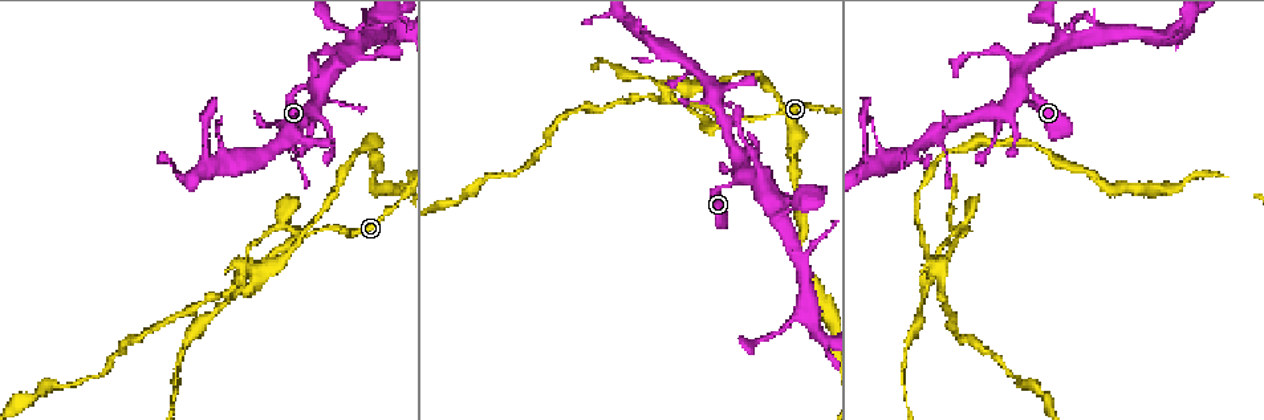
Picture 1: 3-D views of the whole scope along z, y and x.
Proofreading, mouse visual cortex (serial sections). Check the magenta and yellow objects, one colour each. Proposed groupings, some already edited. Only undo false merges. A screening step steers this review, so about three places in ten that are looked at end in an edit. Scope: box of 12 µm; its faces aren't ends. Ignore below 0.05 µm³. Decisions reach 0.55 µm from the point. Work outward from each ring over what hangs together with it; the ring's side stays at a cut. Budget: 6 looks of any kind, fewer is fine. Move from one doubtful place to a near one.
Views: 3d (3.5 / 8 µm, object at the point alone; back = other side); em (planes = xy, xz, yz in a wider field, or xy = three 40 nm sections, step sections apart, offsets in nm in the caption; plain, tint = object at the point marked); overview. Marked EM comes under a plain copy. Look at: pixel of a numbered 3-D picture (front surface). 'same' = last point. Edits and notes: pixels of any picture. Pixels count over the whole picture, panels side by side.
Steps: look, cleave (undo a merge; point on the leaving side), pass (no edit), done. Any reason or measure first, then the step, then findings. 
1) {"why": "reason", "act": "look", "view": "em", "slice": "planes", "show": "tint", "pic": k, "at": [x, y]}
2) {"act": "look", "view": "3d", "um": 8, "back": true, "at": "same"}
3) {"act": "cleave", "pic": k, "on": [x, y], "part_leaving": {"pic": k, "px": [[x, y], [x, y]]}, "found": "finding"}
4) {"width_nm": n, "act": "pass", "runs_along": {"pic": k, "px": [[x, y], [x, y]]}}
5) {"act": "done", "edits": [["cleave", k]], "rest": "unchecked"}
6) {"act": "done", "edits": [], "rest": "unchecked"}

{"why": "narrows sharply", "act": "look", "view": "em", "slice": "xy", "step": 5, "show": "tint", "pic": 1, "at": [1020, 85]}

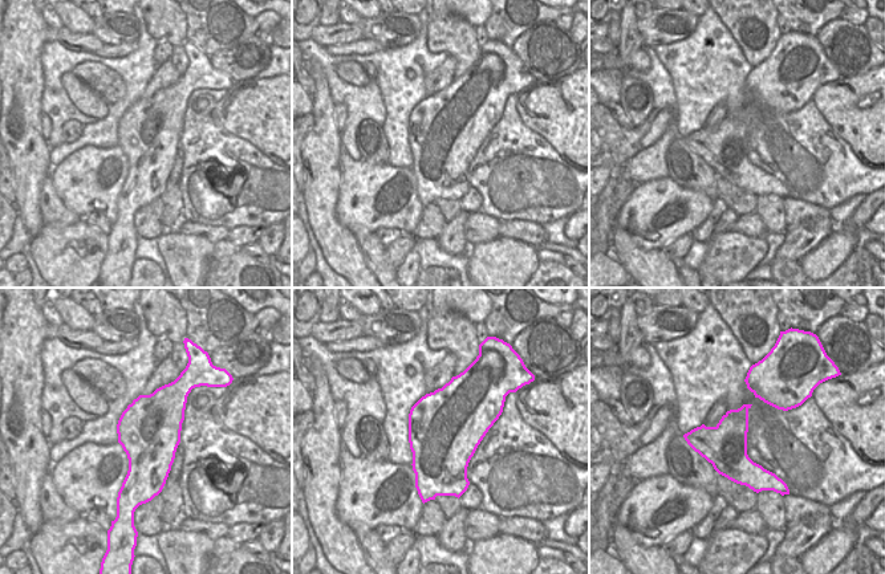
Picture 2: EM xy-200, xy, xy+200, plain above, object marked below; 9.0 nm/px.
{"why": "see where the arms go", "act": "look", "view": "3d", "um": 3.5, "at": "same"}

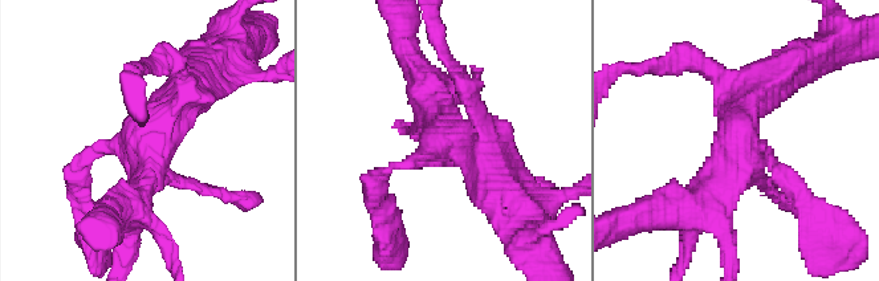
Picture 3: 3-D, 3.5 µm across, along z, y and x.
{"act": "pass", "runs_along": {"pic": 3, "px": [[77, 179], [94, 151], [139, 147], [196, 86]]}, "found": "one cell here"}

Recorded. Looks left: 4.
{"why": "arms part here", "act": "look", "view": "3d", "um": 3.5, "back": true, "pic": 1, "at": [795, 255]}

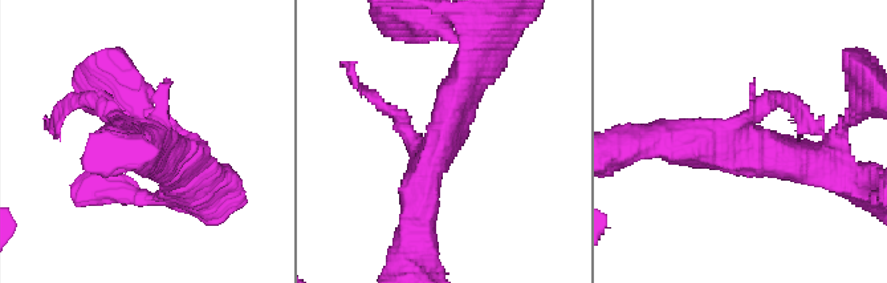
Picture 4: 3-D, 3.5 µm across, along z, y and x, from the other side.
{"why": "now the EM", "act": "look", "view": "em", "slice": "xy", "step": 1, "show": "tint", "pic": 4, "at": [439, 143]}

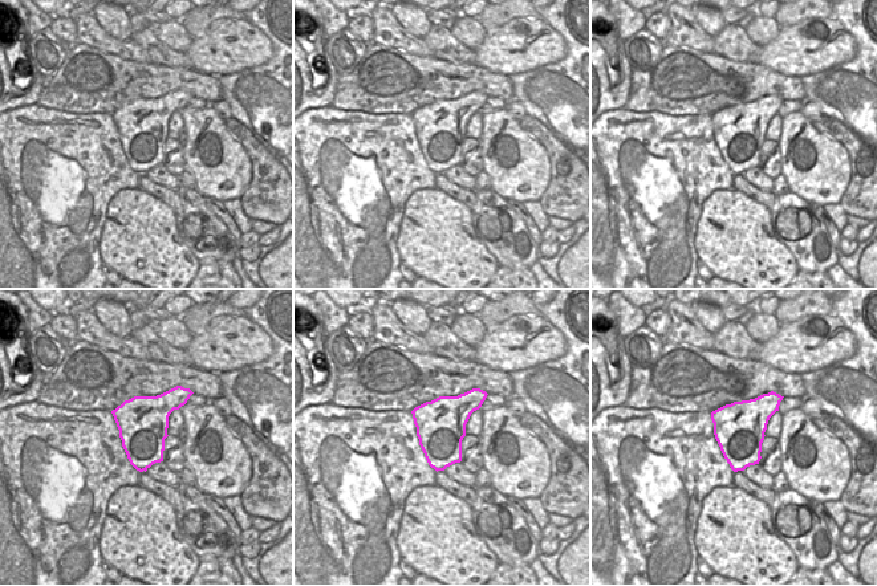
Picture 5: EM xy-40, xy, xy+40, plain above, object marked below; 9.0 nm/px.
{"width_nm": 460, "act": "pass", "runs_along": {"pic": 4, "px": [[468, 69], [419, 185], [415, 226]]}, "found": "one cell here"}

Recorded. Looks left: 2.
{"why": "two arms in line, one across", "act": "look", "view": "3d", "um": 8, "back": true, "pic": 1, "at": [307, 234]}

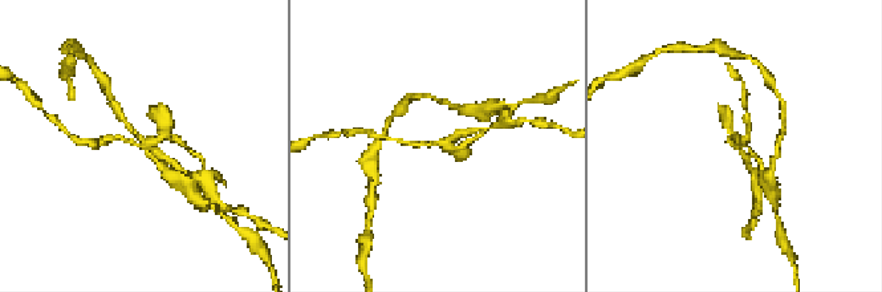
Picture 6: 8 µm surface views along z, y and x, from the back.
{"why": "now the EM", "act": "look", "view": "em", "slice": "xy", "step": 2, "show": "tint", "pic": 6, "at": [440, 143]}

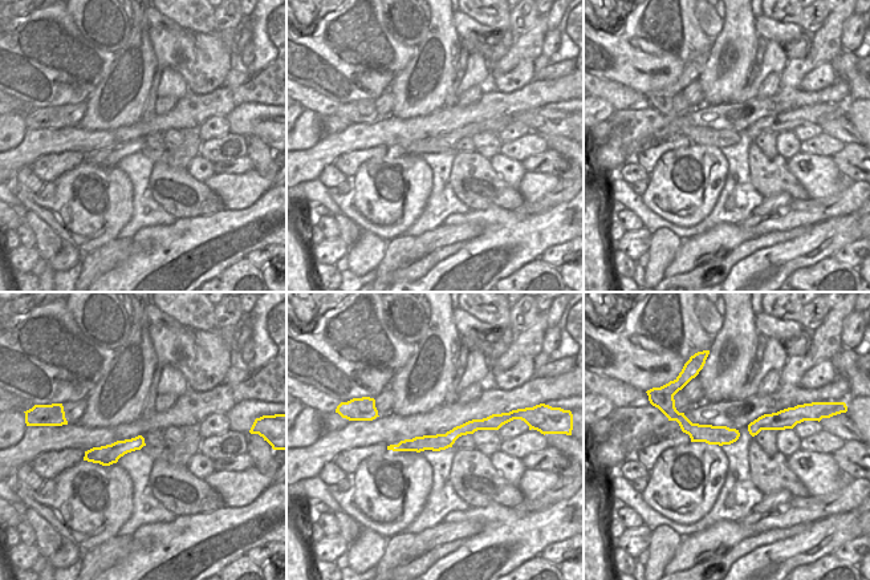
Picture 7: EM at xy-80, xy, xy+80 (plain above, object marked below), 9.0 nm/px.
{"act": "cleave", "pic": 6, "on": [483, 108], "border": {"pic": 7, "px": [[444, 434], [451, 446]]}, "found": "a second cell is stuck on"}

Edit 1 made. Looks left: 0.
{"act": "done", "edits": [["cleave", 6]], "rest": "unchecked"}

